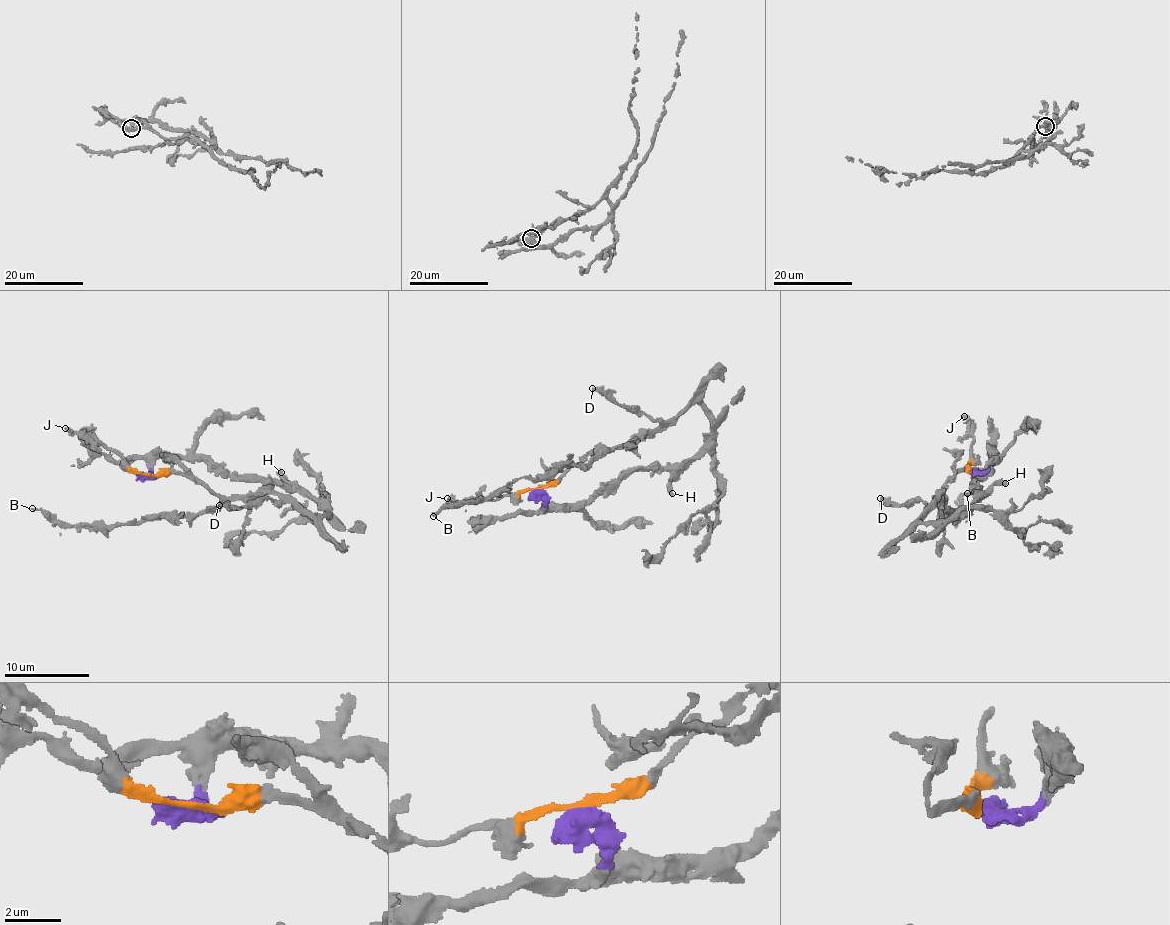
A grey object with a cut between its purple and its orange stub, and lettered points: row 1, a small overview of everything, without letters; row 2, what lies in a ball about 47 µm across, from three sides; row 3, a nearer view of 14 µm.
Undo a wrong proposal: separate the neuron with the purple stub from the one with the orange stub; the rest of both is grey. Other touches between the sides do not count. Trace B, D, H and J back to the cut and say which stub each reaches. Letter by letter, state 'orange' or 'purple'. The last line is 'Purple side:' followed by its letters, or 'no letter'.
B: orange
D: orange
H: purple
J: orange
Purple side: H

